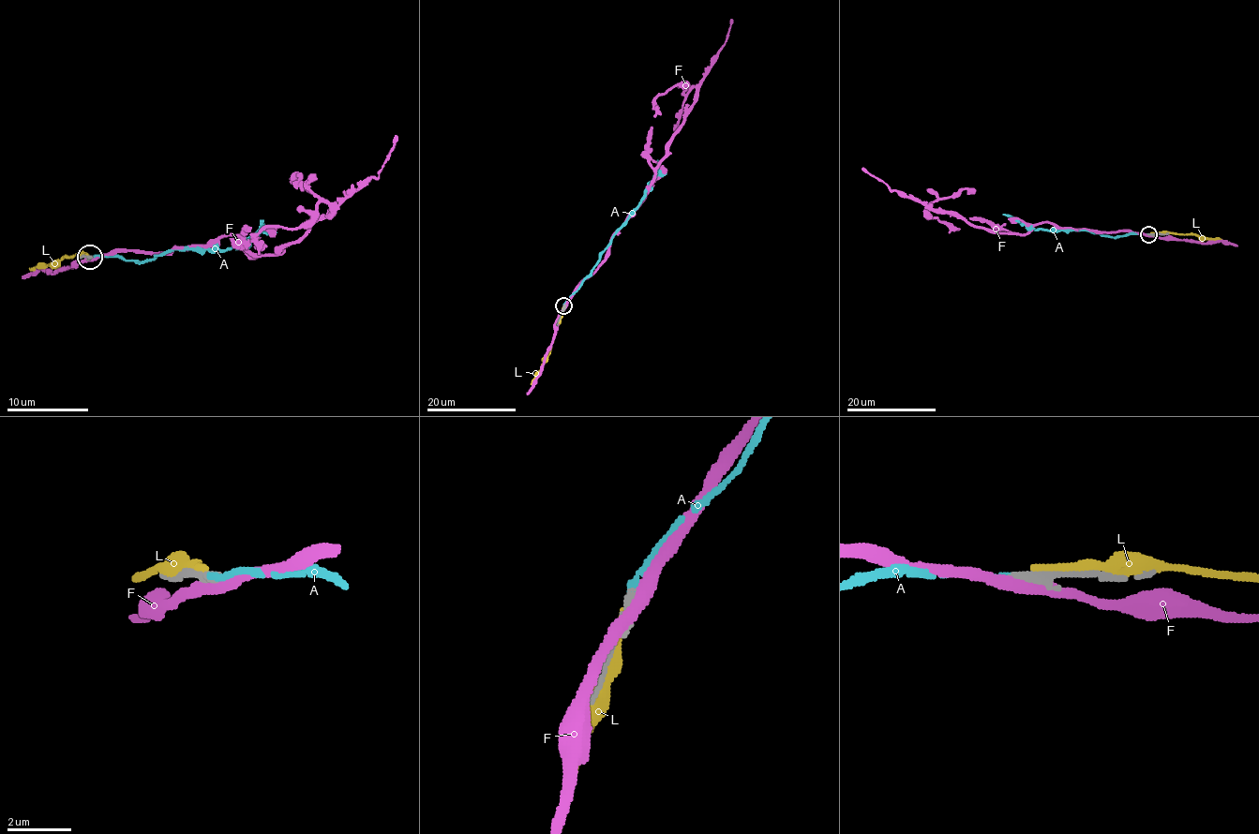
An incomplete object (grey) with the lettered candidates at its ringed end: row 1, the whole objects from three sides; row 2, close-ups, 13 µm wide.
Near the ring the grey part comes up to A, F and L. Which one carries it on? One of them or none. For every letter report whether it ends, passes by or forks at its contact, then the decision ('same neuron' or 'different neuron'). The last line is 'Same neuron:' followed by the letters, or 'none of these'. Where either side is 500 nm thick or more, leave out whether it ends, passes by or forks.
A: it ends there; same neuron
F: it passes by; different neuron
L: it passes by; different neuron
Same neuron: A

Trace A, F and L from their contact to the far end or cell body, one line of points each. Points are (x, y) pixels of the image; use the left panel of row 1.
A: (90, 256), (121, 256), (139, 262), (172, 250), (237, 248), (260, 228), (262, 219)
F: (90, 259), (208, 245), (220, 236), (239, 240), (251, 256), (272, 256), (376, 176), (397, 136)
L: (83, 254), (29, 268)

